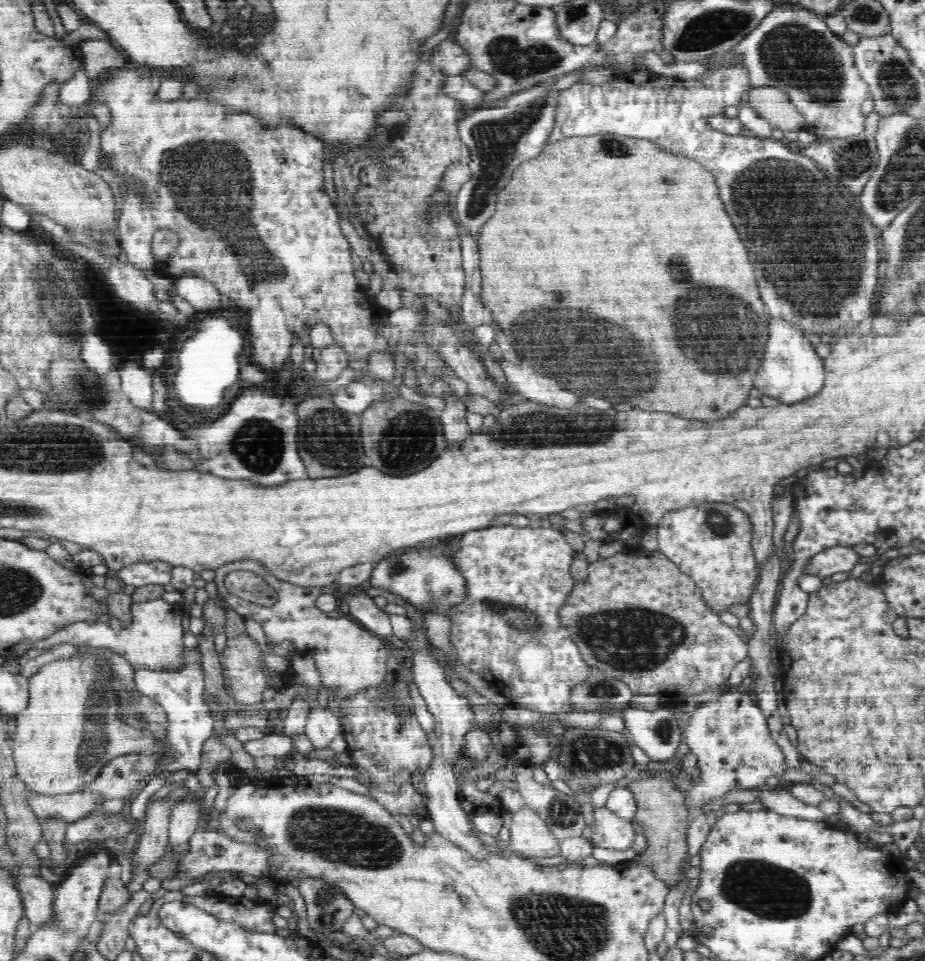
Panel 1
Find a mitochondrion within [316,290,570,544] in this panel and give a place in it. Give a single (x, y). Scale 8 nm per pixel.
(406, 440)

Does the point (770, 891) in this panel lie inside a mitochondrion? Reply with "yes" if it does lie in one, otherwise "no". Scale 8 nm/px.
yes

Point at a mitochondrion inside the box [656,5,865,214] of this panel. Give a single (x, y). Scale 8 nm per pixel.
(792, 53)

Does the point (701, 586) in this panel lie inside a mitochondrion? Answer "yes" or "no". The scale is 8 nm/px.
no

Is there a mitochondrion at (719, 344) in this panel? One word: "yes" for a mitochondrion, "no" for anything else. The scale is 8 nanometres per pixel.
yes

